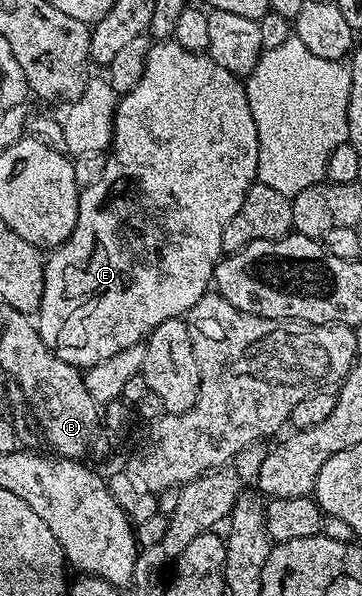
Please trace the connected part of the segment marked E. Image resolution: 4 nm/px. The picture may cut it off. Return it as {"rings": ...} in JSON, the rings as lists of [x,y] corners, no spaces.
{"rings":[[[172,39],[160,41],[151,44],[148,51],[148,63],[140,83],[136,83],[136,87],[132,87],[132,91],[121,94],[118,102],[118,108],[114,111],[114,135],[110,138],[110,148],[106,158],[106,166],[104,173],[100,179],[91,186],[83,188],[78,194],[78,214],[76,215],[76,227],[72,227],[72,235],[68,235],[68,239],[63,245],[58,246],[45,258],[46,274],[44,275],[44,295],[42,302],[36,314],[36,324],[38,333],[42,340],[46,342],[47,347],[54,352],[60,359],[64,359],[64,363],[72,363],[77,365],[79,369],[85,371],[91,365],[100,363],[104,359],[108,359],[112,355],[116,355],[120,351],[124,351],[128,347],[139,344],[143,339],[149,337],[150,333],[160,323],[164,323],[169,317],[182,317],[191,307],[195,305],[202,296],[211,288],[214,279],[214,266],[218,264],[223,256],[222,252],[222,236],[224,235],[224,227],[228,227],[228,219],[232,219],[232,215],[236,215],[236,211],[240,209],[240,203],[244,203],[244,195],[250,190],[250,186],[255,184],[258,176],[258,132],[256,131],[256,123],[252,119],[252,111],[248,107],[248,95],[246,94],[245,84],[237,77],[228,71],[224,71],[224,67],[220,67],[220,63],[216,63],[206,53],[192,53],[180,47]]]}

